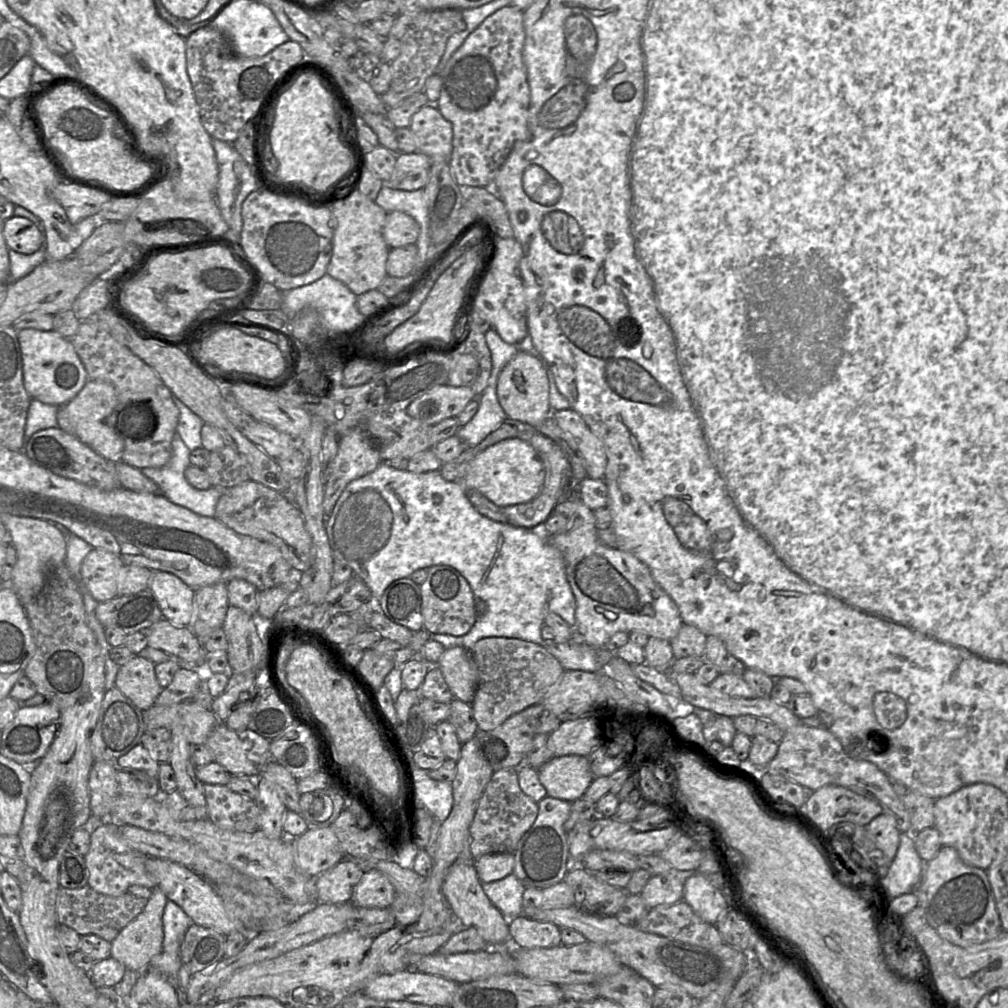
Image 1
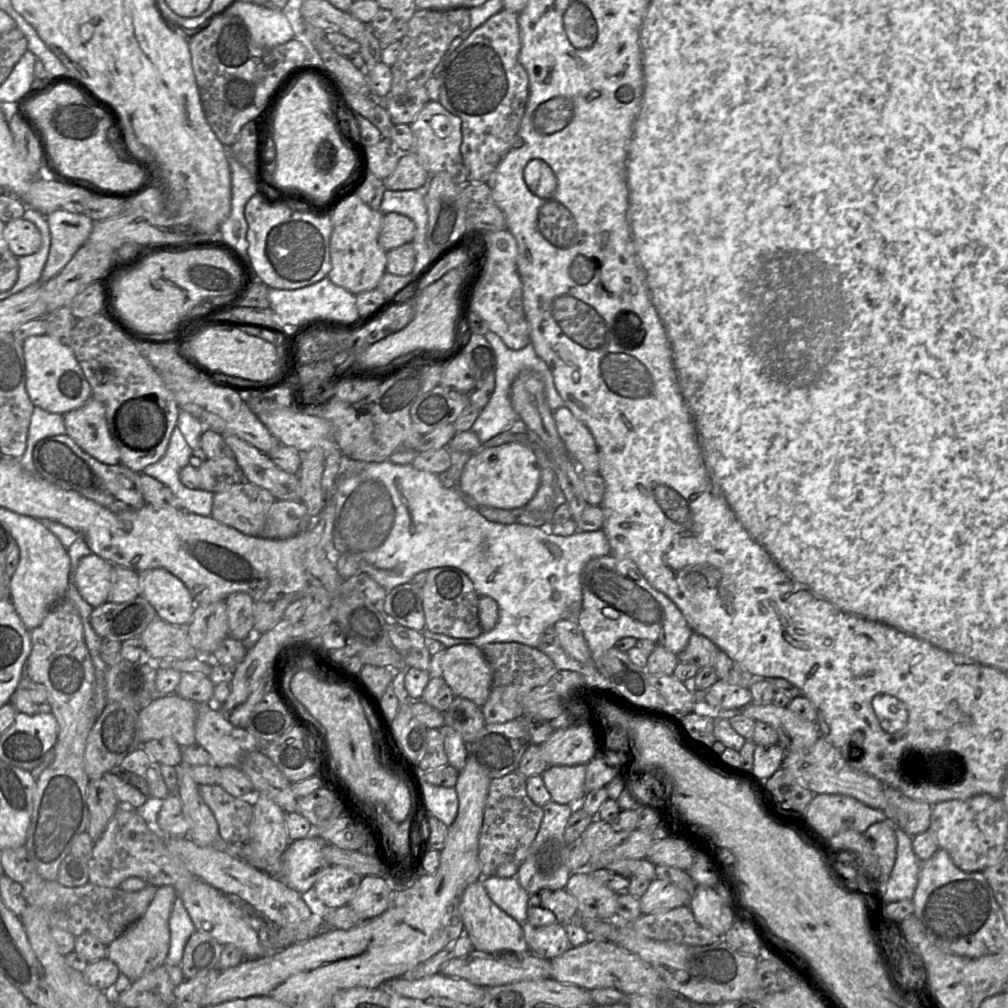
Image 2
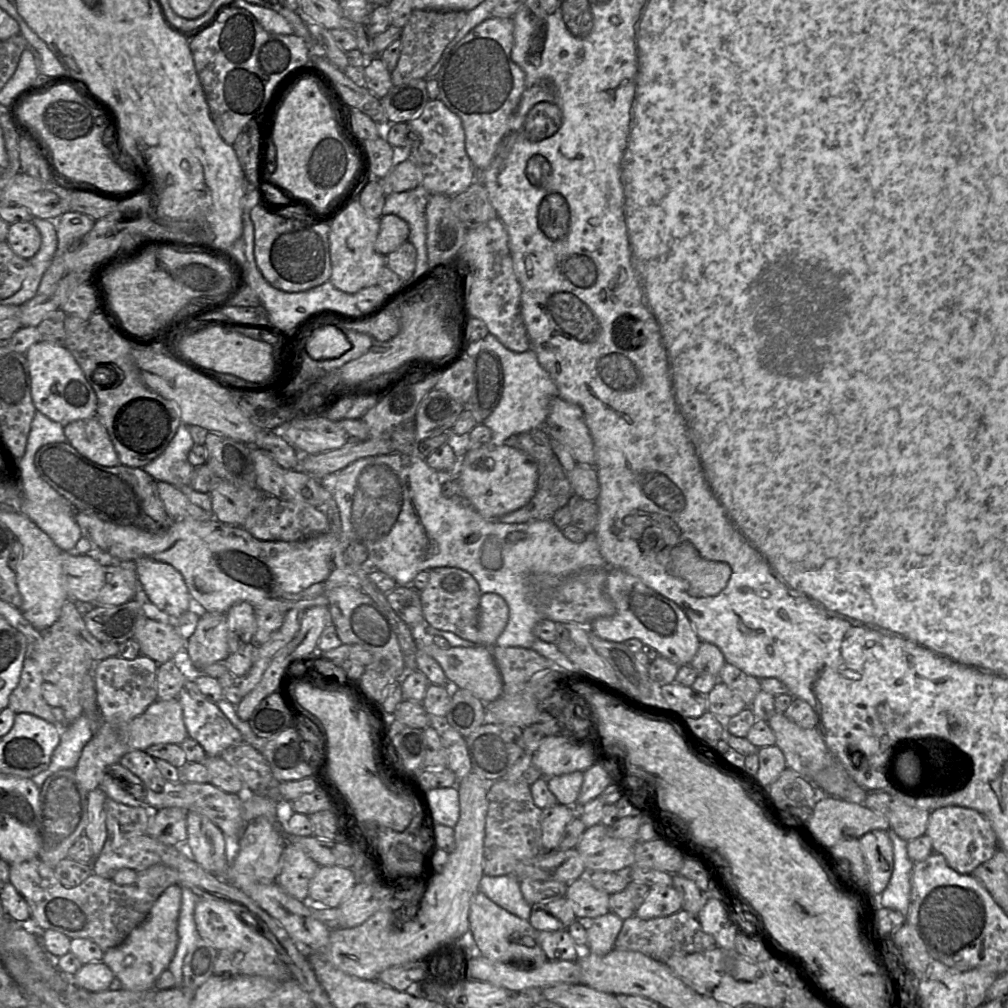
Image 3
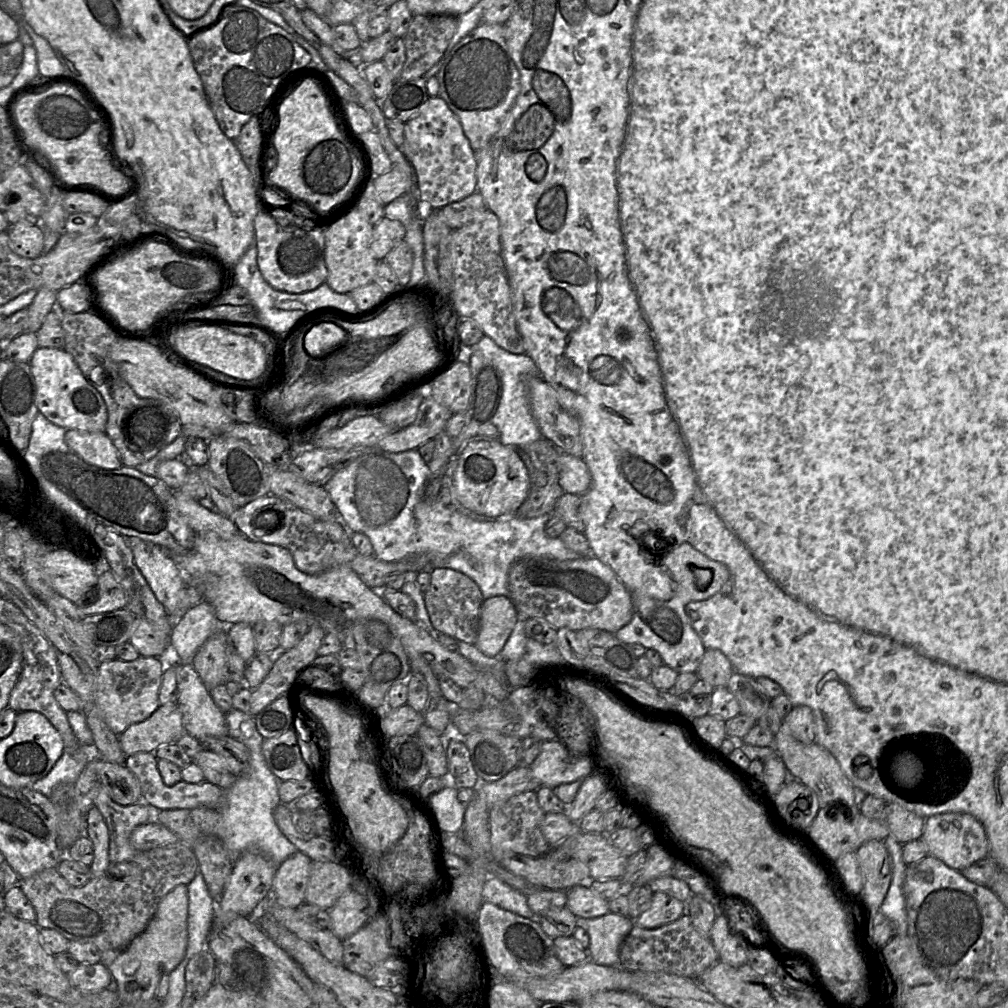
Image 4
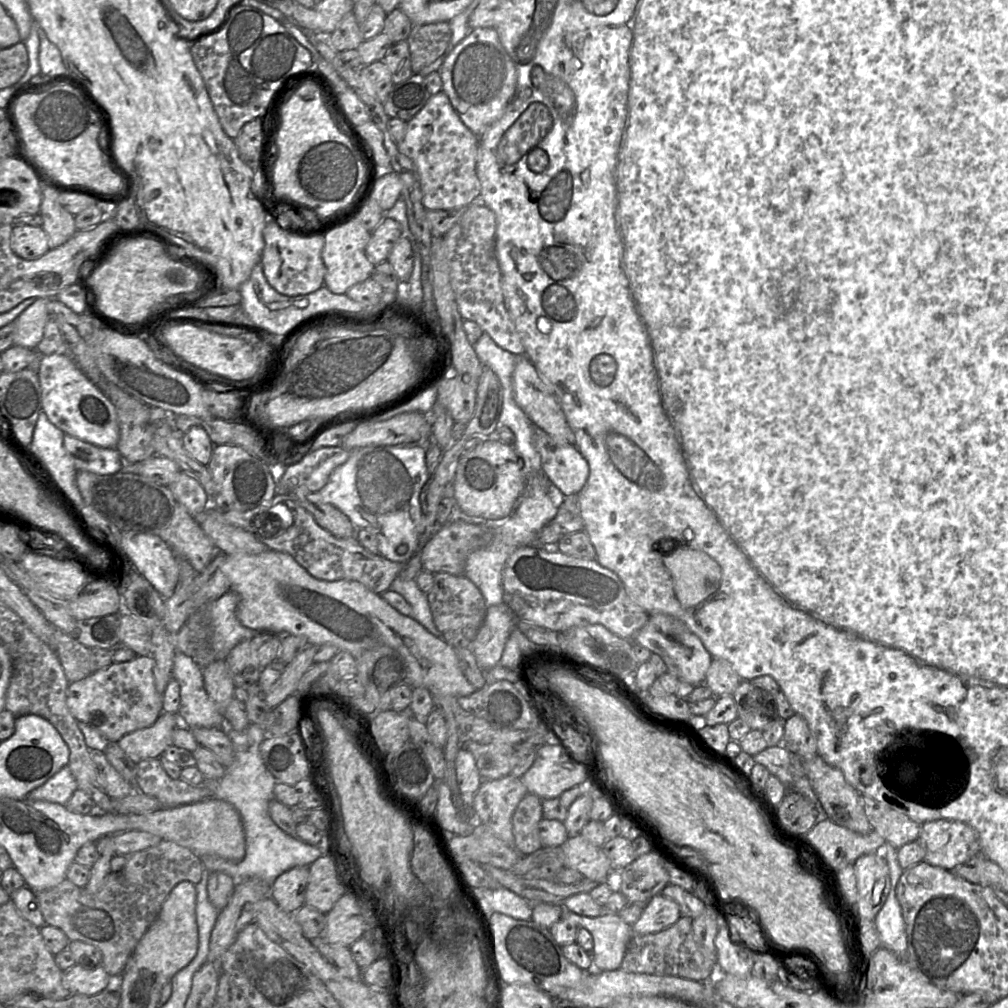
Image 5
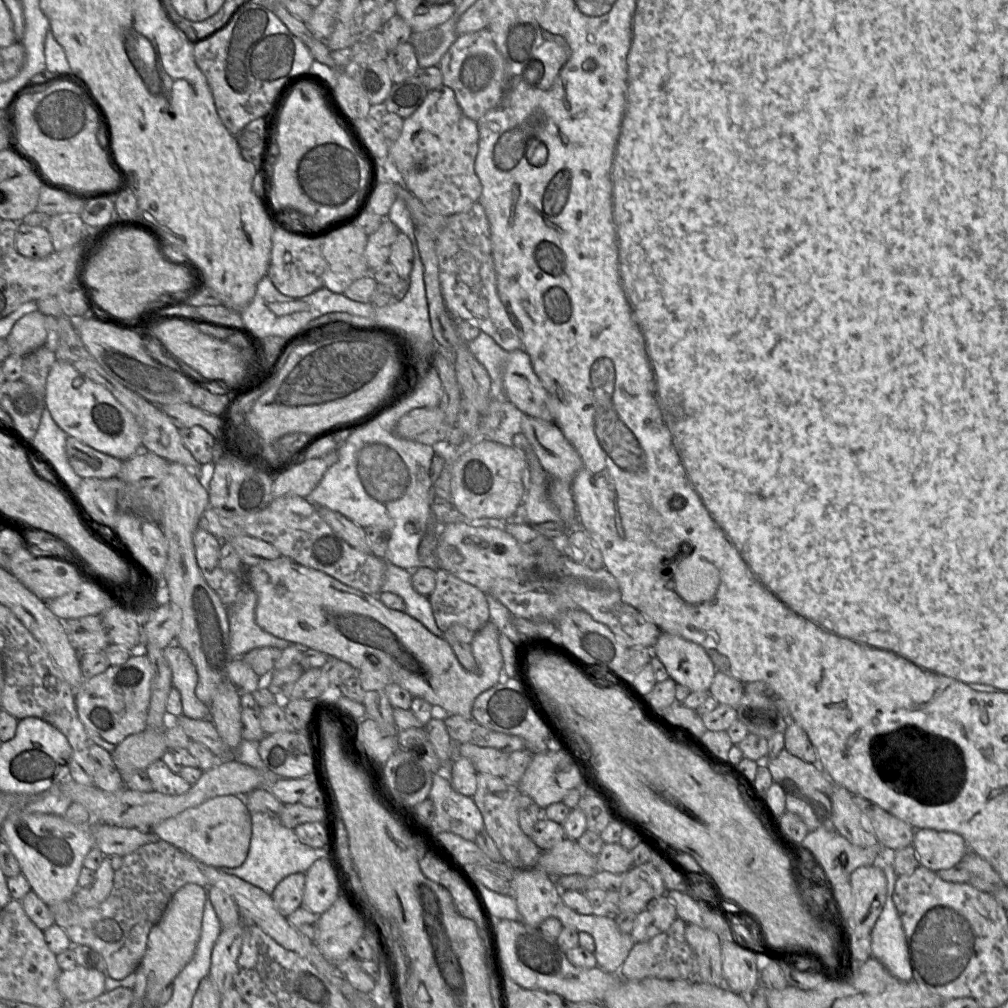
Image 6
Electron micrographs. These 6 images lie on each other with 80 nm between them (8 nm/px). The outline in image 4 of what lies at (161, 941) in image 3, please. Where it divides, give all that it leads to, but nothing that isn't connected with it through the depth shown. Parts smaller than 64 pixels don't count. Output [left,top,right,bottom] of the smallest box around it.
[107,885,188,1006]

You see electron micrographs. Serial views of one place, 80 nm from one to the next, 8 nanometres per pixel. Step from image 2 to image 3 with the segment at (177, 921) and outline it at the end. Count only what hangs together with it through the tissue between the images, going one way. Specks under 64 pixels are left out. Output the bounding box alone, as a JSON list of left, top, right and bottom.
[168,888,200,987]

